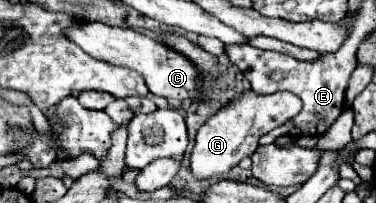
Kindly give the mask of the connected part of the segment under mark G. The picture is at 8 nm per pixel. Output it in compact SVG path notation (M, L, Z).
M254 91L244 93L216 115L212 115L196 133L196 145L190 155L190 171L196 179L212 179L228 173L236 167L244 157L252 157L258 149L258 139L272 131L274 127L286 123L301 111L302 102L299 97L289 91L279 91L274 95L256 95Z

